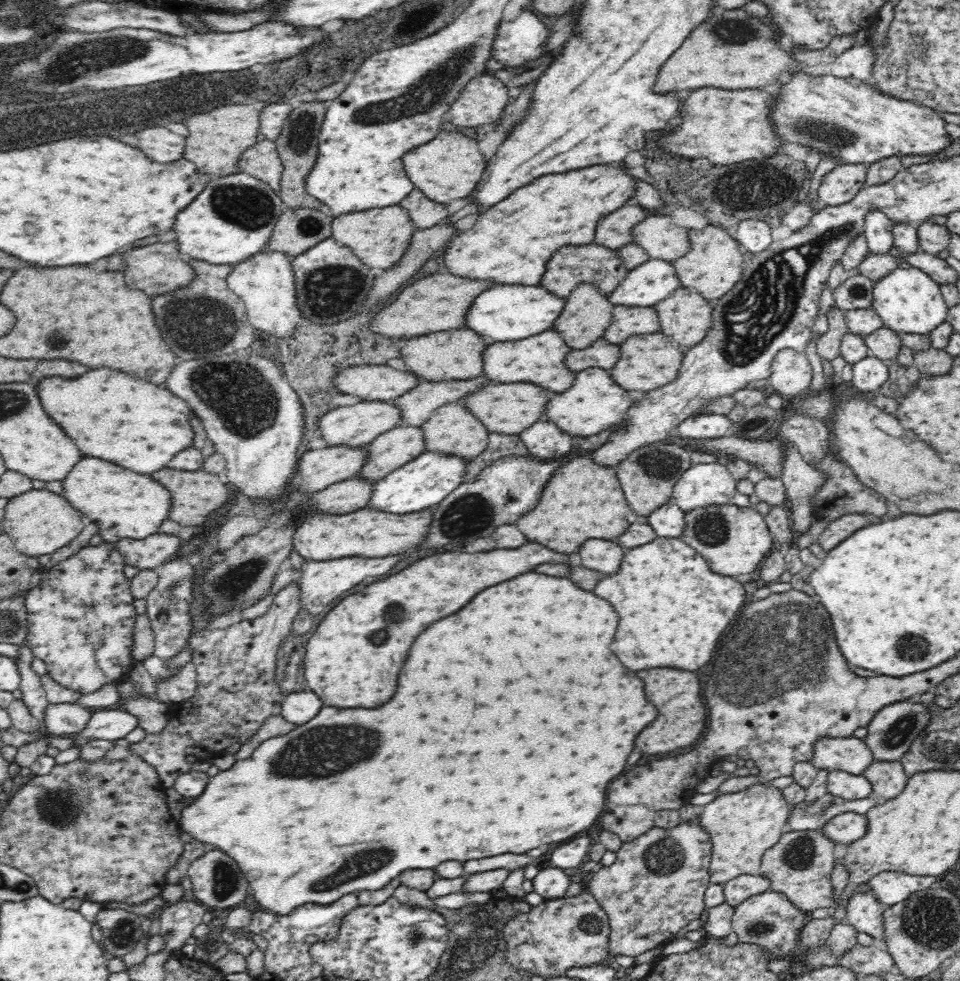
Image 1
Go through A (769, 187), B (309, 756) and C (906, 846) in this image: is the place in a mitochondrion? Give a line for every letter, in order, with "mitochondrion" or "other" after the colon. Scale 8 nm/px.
A: mitochondrion
B: mitochondrion
C: other

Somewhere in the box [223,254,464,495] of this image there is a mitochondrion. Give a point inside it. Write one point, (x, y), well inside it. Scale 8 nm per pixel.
(330, 293)

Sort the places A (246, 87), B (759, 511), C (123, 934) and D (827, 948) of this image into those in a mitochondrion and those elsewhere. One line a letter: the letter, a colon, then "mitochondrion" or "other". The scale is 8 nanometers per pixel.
A: other
B: other
C: mitochondrion
D: other

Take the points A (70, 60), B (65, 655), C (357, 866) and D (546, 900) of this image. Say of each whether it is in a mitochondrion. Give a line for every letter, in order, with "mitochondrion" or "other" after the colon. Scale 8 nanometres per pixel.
A: mitochondrion
B: other
C: mitochondrion
D: other

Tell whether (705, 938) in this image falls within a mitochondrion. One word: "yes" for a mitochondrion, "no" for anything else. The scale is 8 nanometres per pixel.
no

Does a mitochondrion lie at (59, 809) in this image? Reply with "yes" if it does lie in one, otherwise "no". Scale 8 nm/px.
yes

